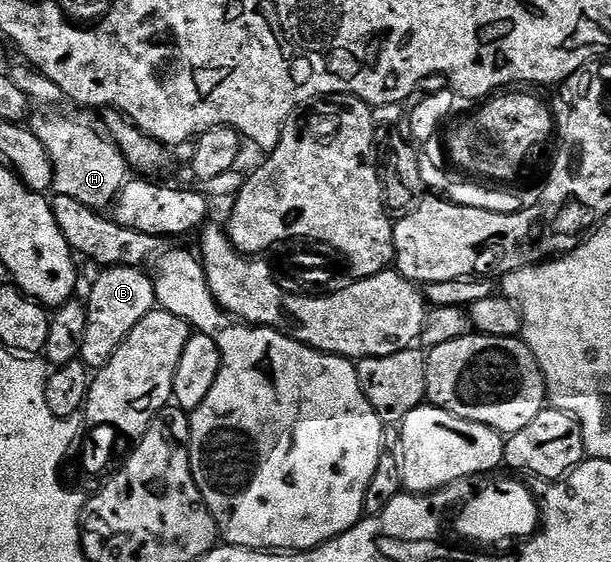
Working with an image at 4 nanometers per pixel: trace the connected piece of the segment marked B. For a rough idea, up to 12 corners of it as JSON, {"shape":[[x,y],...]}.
{"shape":[[113,265],[85,296],[81,360],[98,371],[156,308],[142,268]]}

